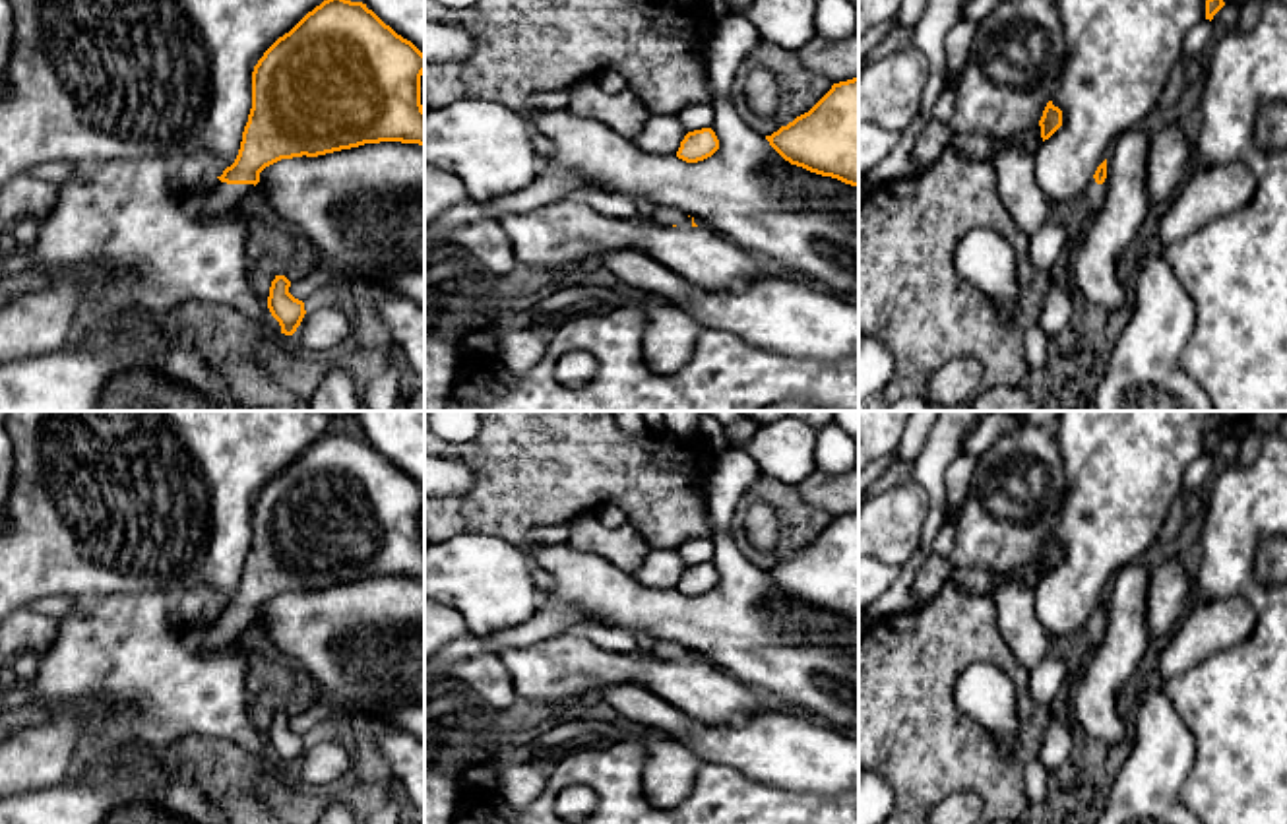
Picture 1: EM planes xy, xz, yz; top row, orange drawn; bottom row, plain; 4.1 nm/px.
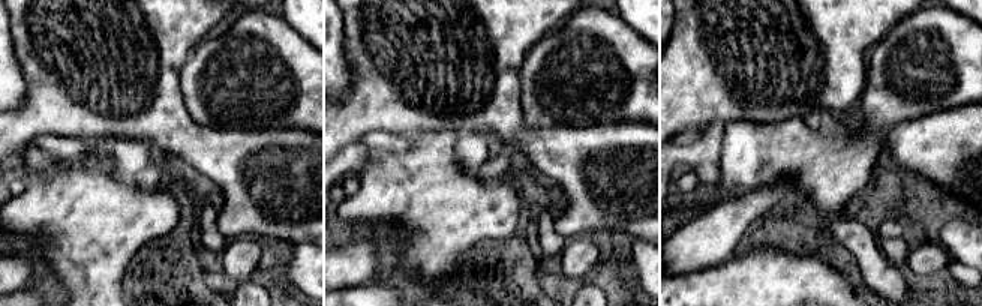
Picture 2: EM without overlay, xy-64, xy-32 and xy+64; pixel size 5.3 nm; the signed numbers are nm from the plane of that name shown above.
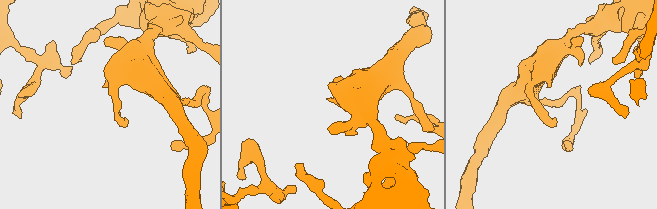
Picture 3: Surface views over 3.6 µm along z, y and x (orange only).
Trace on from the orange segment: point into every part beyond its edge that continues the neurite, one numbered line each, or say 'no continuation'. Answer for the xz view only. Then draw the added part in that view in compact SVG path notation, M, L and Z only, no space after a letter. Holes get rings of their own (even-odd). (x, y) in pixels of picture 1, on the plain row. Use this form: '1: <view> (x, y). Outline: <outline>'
1: xz (659, 648). Outline: M647 640L645 650L659 659L676 659L676 661L692 661L692 651L682 648L680 644L671 644L665 640Z

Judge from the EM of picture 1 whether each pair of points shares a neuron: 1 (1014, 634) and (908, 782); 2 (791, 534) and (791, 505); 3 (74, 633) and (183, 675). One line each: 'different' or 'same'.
1: different
2: same
3: same

